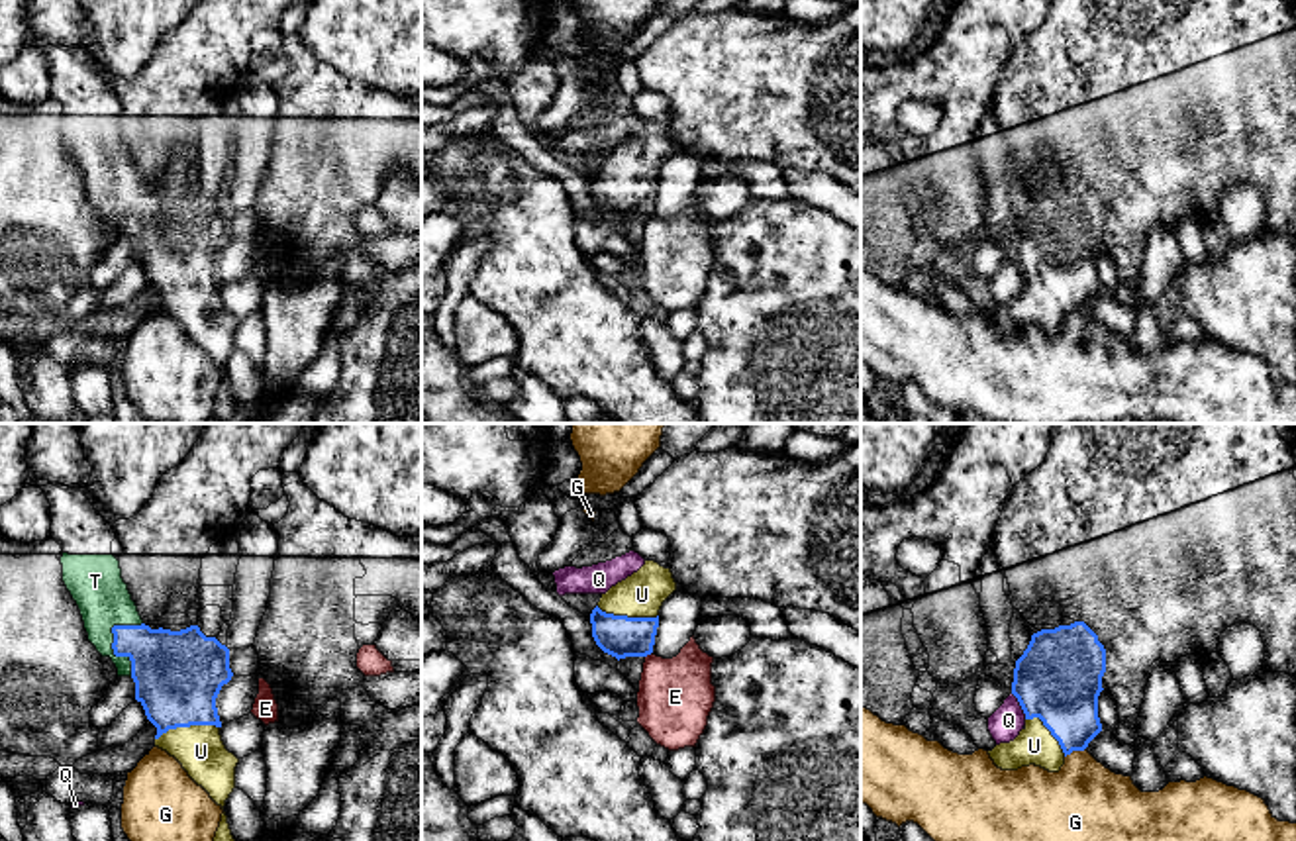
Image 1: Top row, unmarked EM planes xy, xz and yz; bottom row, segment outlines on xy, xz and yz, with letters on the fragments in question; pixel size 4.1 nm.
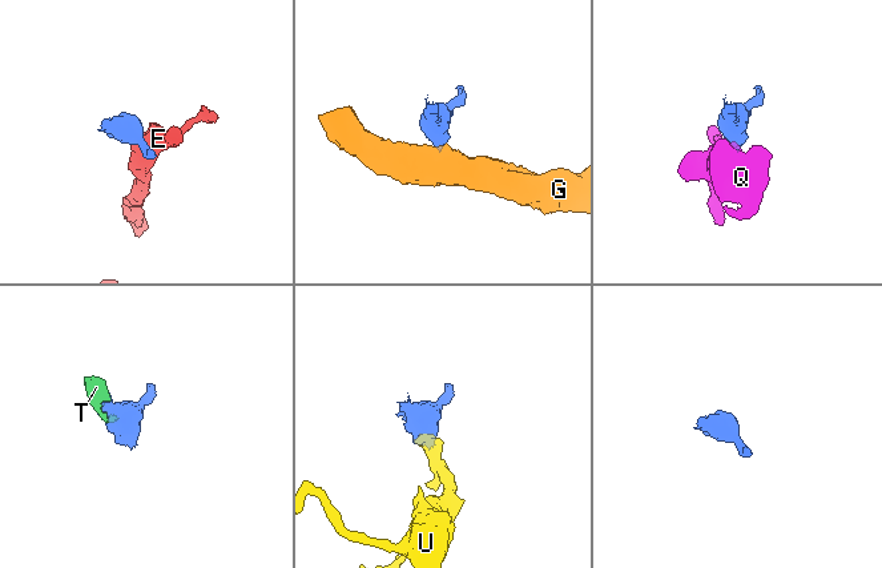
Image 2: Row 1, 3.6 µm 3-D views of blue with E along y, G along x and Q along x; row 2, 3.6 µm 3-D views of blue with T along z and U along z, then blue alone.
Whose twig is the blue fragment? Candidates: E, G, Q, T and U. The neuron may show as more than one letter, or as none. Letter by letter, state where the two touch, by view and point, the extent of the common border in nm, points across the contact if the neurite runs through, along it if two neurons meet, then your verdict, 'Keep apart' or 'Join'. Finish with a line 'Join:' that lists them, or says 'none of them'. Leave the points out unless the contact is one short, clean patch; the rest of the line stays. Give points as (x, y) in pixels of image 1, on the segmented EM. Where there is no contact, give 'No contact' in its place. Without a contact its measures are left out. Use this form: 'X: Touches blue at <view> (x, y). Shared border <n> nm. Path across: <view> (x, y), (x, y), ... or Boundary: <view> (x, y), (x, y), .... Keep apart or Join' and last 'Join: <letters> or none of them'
E: Touches blue at xz (648, 653). Shared border 40 nm. Boundary: xz (651, 651), (646, 657). Keep apart
G: Touches blue at yz (1075, 749). Shared border 100 nm. Boundary: yz (1085, 747), (1073, 749), (1065, 757). Keep apart
Q: Touches blue at yz (1020, 704). Shared border 130 nm. Boundary: yz (1012, 692), (1026, 718). Keep apart
T: Touches blue at xy (114, 653). Shared border 220 nm. Path across: xy (171, 669), (144, 653), (114, 653), (112, 620), (102, 596). Join
U: Touches blue at xy (187, 726). Shared border 280 nm. Path across: xy (177, 675), (177, 691), (187, 726), (200, 751). Join
Join: T, U

